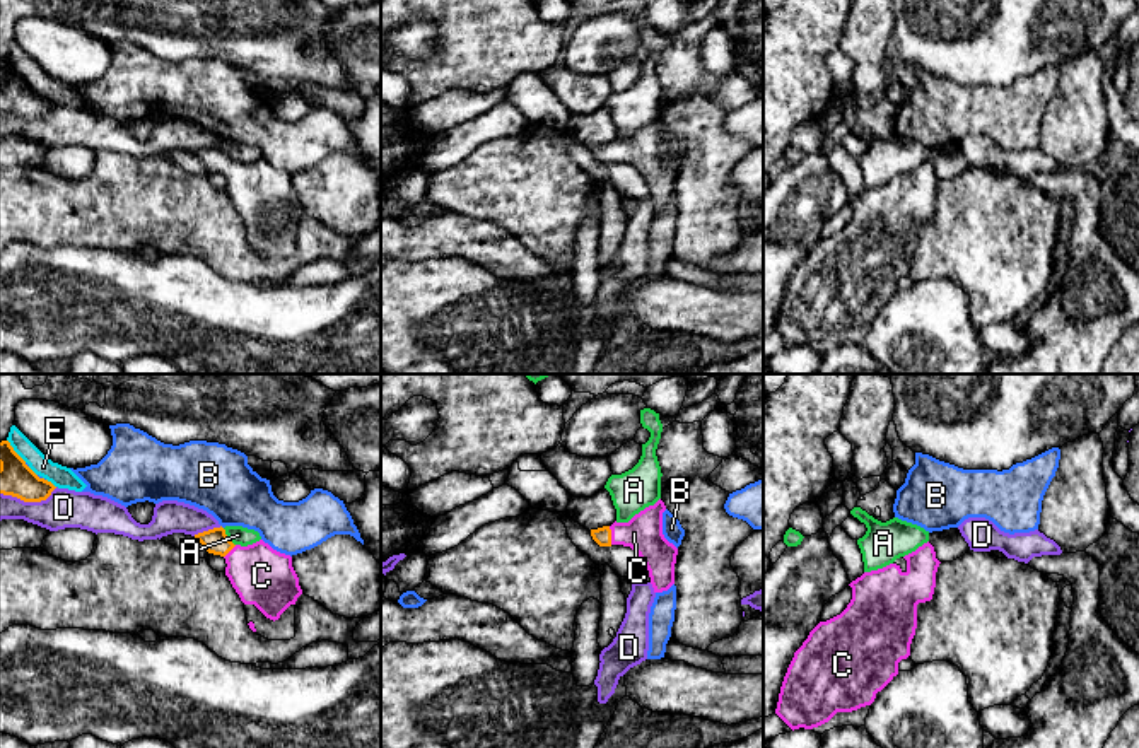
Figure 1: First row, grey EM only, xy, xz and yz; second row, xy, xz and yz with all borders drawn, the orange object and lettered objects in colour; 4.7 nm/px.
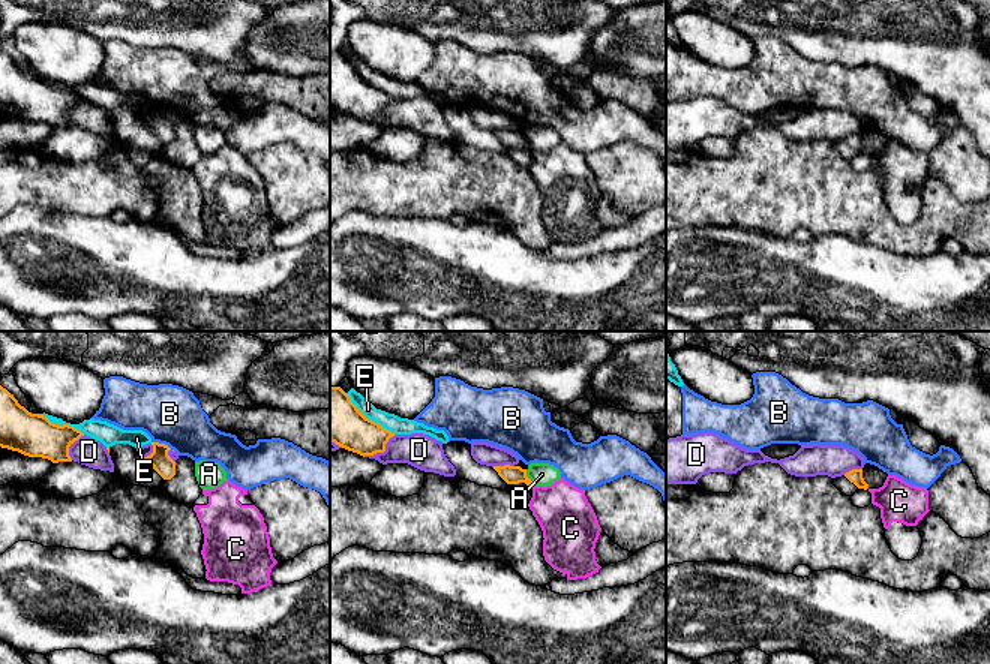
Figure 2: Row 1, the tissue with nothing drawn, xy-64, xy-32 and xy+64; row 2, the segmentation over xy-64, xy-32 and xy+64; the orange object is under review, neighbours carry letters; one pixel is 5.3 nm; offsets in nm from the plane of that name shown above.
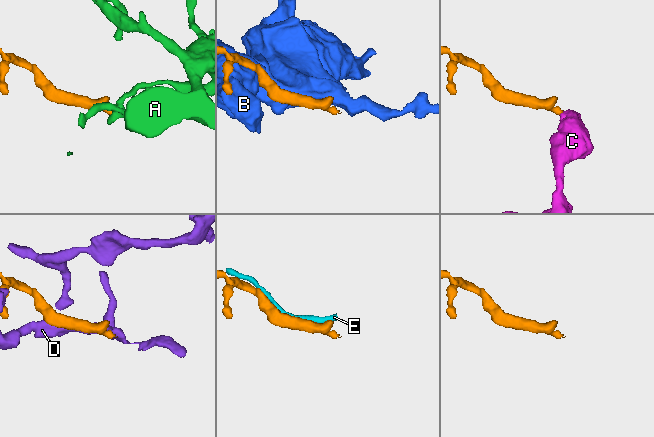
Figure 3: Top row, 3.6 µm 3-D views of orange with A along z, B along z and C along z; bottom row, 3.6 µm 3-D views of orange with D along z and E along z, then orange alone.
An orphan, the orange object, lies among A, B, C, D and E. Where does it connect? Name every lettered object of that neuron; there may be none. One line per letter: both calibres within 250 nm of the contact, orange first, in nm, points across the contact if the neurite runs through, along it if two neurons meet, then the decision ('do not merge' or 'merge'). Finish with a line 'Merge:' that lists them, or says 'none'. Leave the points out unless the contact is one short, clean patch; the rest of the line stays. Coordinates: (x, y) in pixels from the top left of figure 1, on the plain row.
A: 120/90 nm | along xy (222, 146), (234, 163) | do not merge
B: 160/20 nm | do not merge
C: 80/180 nm | across xz (601, 152), (610, 152), (642, 151) | merge
D: 160/180 nm | do not merge
E: 160/110 nm | do not merge
Merge: C

